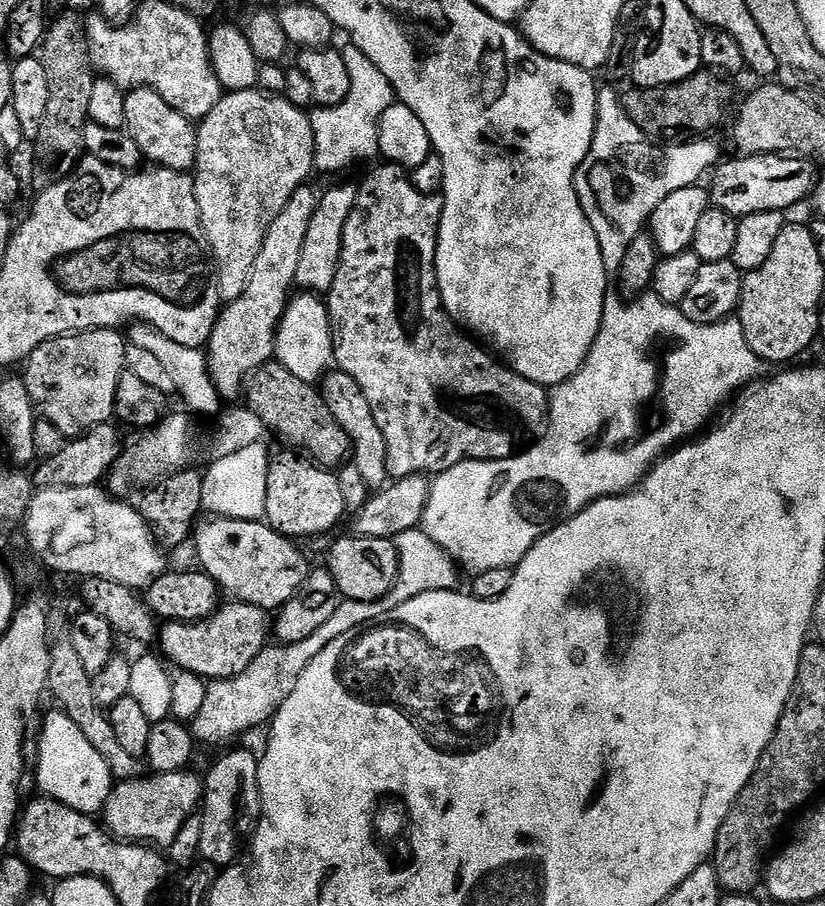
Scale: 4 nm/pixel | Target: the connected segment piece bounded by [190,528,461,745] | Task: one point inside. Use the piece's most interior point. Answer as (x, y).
(232, 706)

